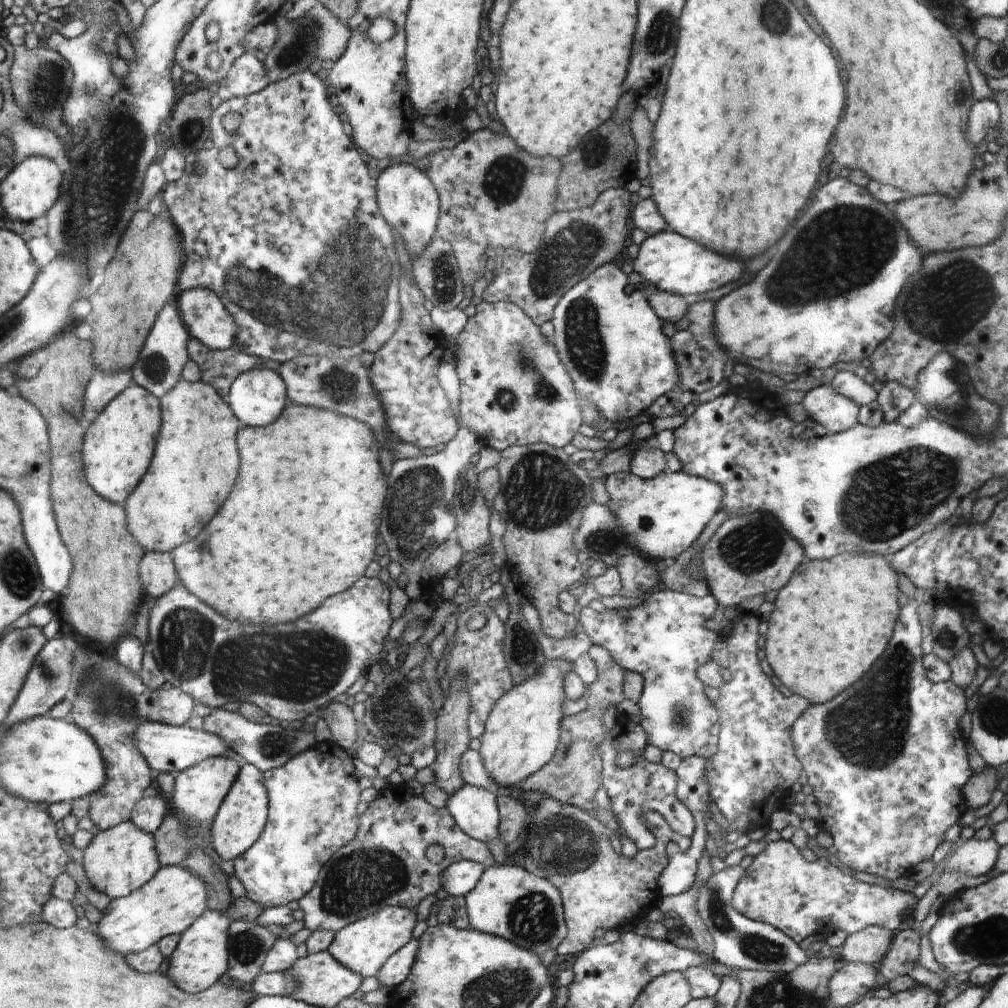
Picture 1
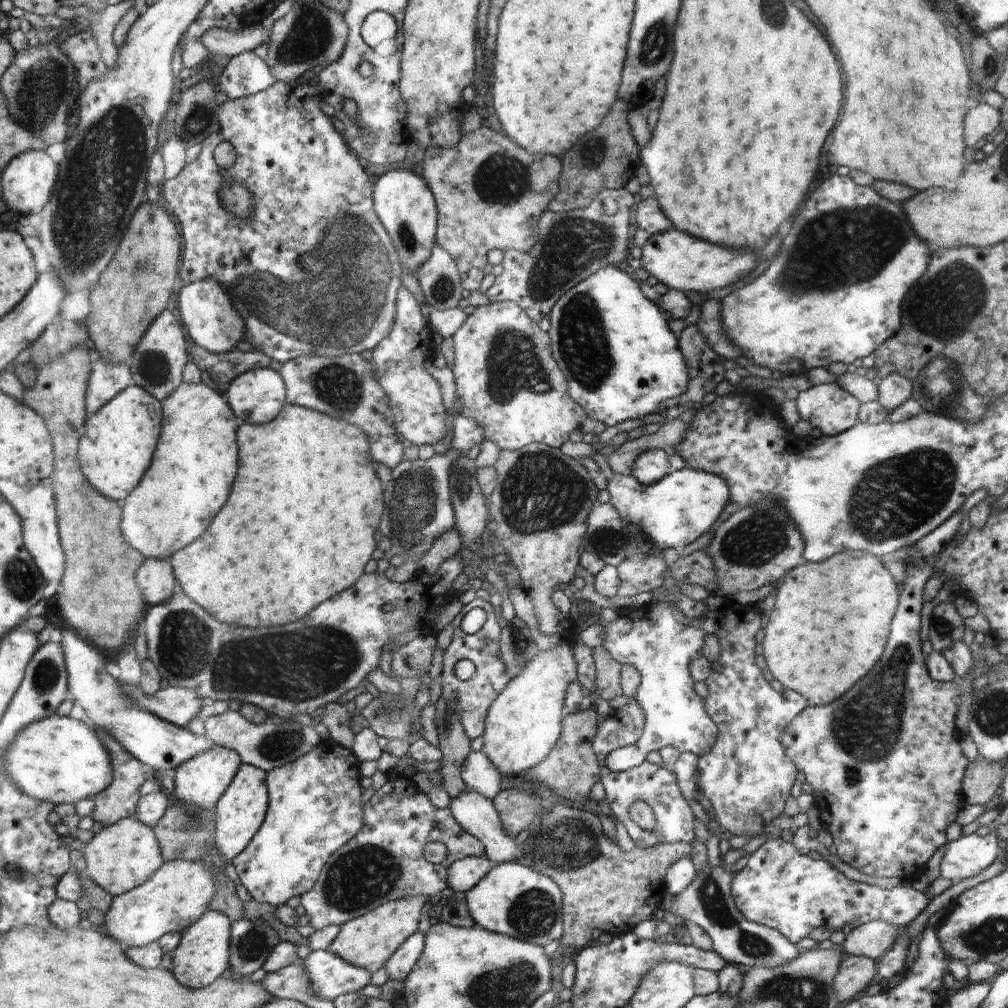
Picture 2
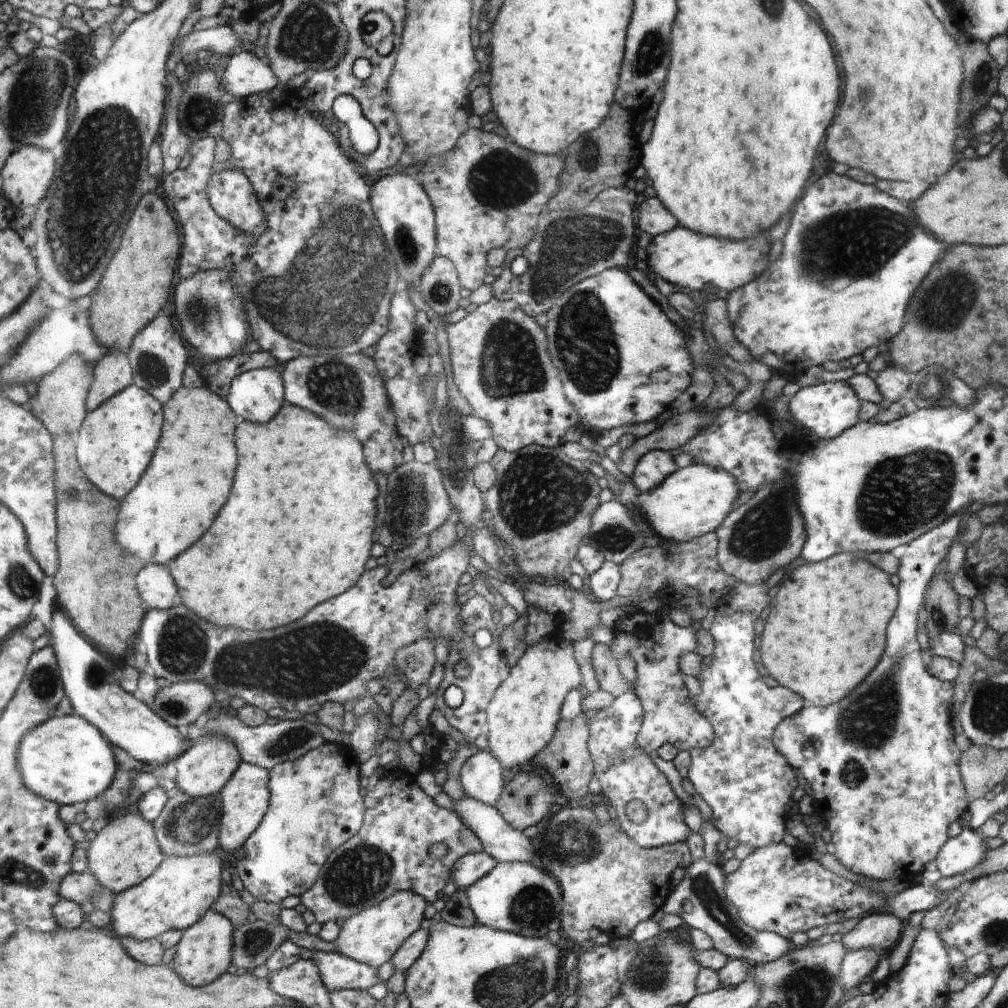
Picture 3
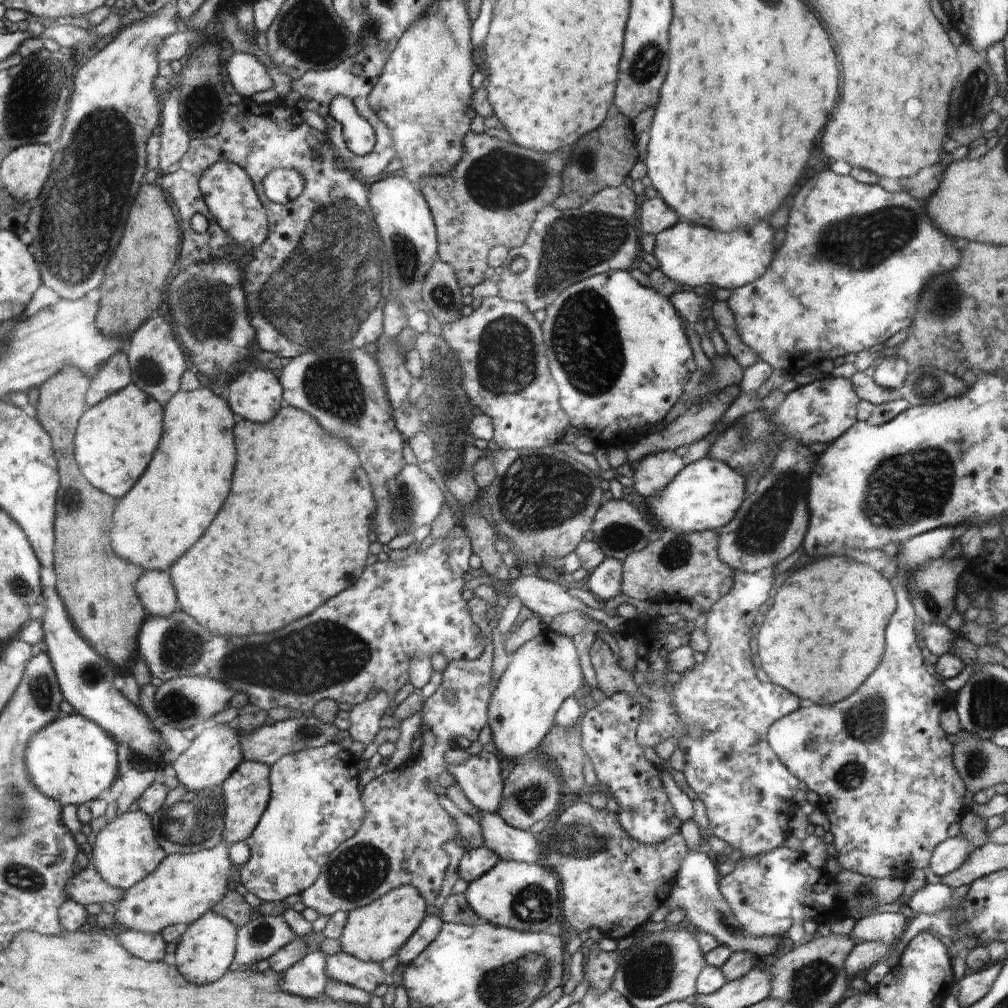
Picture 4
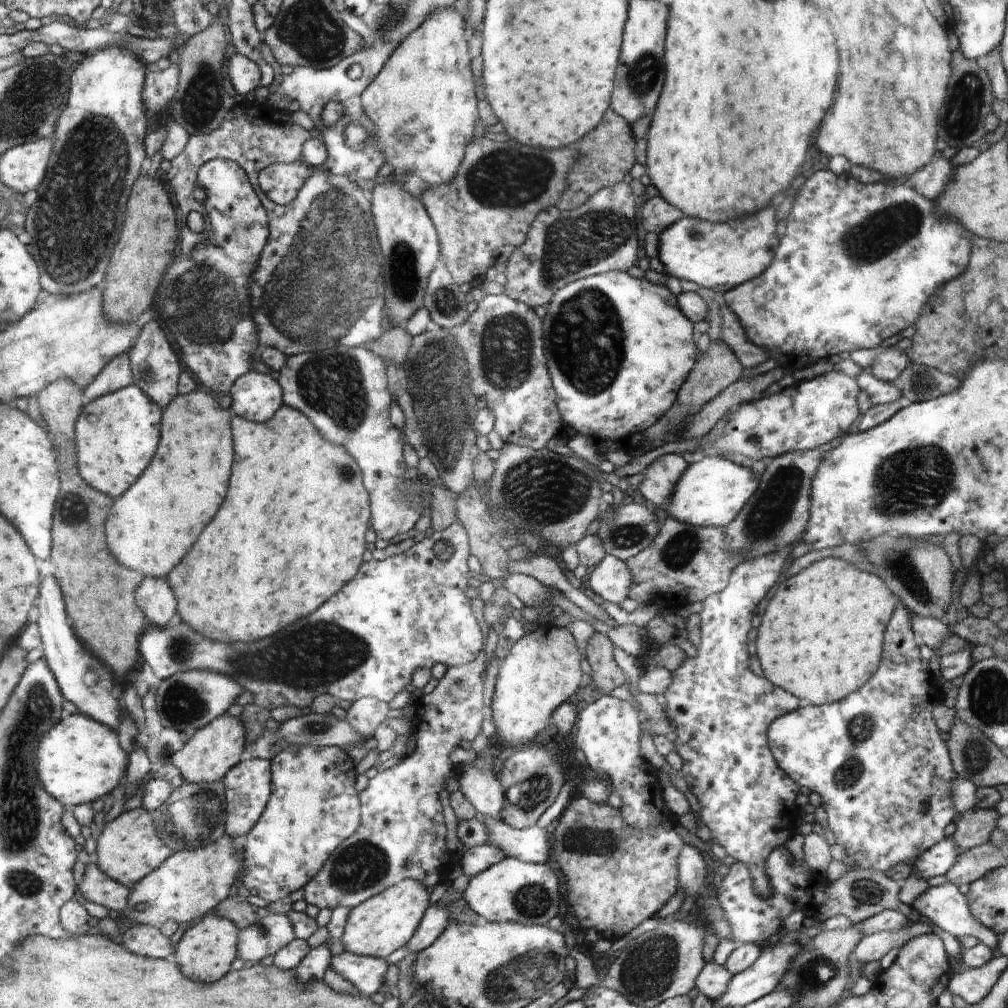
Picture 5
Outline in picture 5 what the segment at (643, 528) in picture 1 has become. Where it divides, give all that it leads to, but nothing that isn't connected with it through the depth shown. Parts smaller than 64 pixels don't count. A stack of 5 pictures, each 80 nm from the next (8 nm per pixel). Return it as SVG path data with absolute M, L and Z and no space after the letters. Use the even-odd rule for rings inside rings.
M700 456L683 472L672 492L672 499L664 510L674 520L694 526L726 526L748 502L757 489L756 478L748 463L737 465L732 461L716 456Z

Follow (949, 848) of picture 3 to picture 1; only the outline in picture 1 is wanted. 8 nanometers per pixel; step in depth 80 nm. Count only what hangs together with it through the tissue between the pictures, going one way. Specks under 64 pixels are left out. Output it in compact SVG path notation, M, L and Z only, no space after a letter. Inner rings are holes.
M994 838L969 839L948 857L944 872L957 872L968 877L984 876L993 871L1000 848Z

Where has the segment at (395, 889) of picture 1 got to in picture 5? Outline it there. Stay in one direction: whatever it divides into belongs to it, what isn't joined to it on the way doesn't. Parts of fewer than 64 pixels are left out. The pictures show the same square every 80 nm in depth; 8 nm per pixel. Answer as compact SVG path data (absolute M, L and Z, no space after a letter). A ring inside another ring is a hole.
M482 653L472 663L448 667L436 688L417 701L412 718L415 722L413 734L417 738L416 750L412 755L407 754L398 764L368 779L368 785L361 792L361 826L351 837L342 842L336 851L333 851L328 862L321 868L320 874L305 884L304 900L307 904L313 904L320 909L334 910L336 907L353 909L370 897L406 879L421 882L430 896L434 886L442 880L442 876L448 874L450 852L446 848L446 824L444 824L444 814L442 814L442 806L438 800L438 792L444 788L444 782L448 776L456 777L459 774L460 765L450 761L450 753L460 746L462 740L475 739L481 732L482 721L488 716L483 701L485 678L482 677L488 664L489 659L486 653ZM450 682L466 682L468 694L464 700L456 700L450 694L448 690Z

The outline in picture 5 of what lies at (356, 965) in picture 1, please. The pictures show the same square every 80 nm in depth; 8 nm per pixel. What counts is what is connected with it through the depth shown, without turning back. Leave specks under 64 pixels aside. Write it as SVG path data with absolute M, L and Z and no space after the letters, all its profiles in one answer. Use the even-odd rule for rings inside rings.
M406 879L393 887L388 887L385 891L379 892L364 903L350 909L340 938L344 950L363 957L386 959L394 950L405 946L414 936L429 904L428 890L421 882Z

